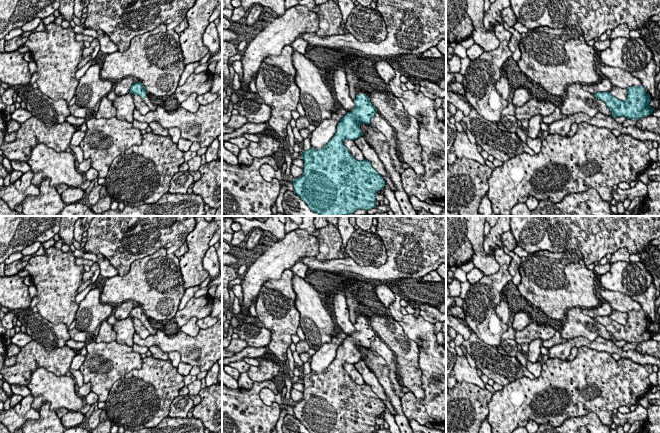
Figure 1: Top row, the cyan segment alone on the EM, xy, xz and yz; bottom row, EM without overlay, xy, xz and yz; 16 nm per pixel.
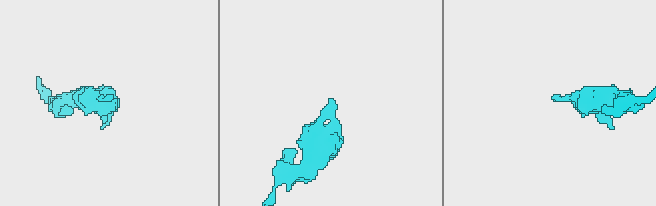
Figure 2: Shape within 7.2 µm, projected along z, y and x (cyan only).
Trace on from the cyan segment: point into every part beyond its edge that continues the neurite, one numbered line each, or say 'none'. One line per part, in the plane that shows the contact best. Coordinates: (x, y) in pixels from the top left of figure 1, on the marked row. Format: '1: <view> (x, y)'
1: xy (152, 105)

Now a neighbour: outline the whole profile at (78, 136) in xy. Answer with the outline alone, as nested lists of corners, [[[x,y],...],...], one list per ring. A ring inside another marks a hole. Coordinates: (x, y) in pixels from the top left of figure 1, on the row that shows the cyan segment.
[[[79,129],[76,130],[76,132],[72,136],[70,145],[79,146],[79,144],[83,140],[84,136],[85,136],[85,132],[81,131]]]

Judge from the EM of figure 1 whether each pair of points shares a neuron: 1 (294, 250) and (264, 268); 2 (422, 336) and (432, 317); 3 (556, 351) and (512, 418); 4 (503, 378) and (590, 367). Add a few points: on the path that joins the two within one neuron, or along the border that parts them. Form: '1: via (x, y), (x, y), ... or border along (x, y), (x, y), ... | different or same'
1: via (287, 252), (271, 263) | same
2: border along (419, 314), (433, 324) | different
3: border along (549, 357), (565, 359) | different
4: border along (523, 375), (503, 386) | different

